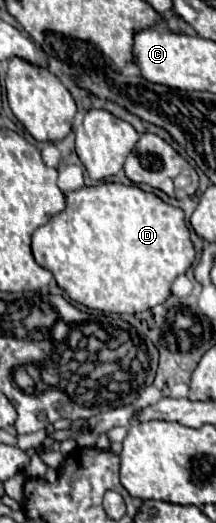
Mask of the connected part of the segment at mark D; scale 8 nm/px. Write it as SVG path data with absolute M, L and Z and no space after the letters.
M100 183L100 185L92 185L92 187L82 187L78 191L72 191L72 193L66 193L66 209L56 213L54 217L50 217L50 221L42 227L38 227L32 235L32 253L34 253L34 259L40 267L48 269L58 287L64 289L68 293L68 297L88 309L98 309L98 311L104 311L104 313L140 313L140 311L146 311L146 309L152 309L160 303L166 301L166 297L170 295L170 285L172 281L178 277L178 273L184 273L192 261L194 261L194 247L192 247L192 241L190 241L190 233L184 225L184 213L182 209L178 207L172 207L168 203L164 203L162 199L158 199L156 195L152 193L144 193L140 187L136 185L122 185L122 183Z

